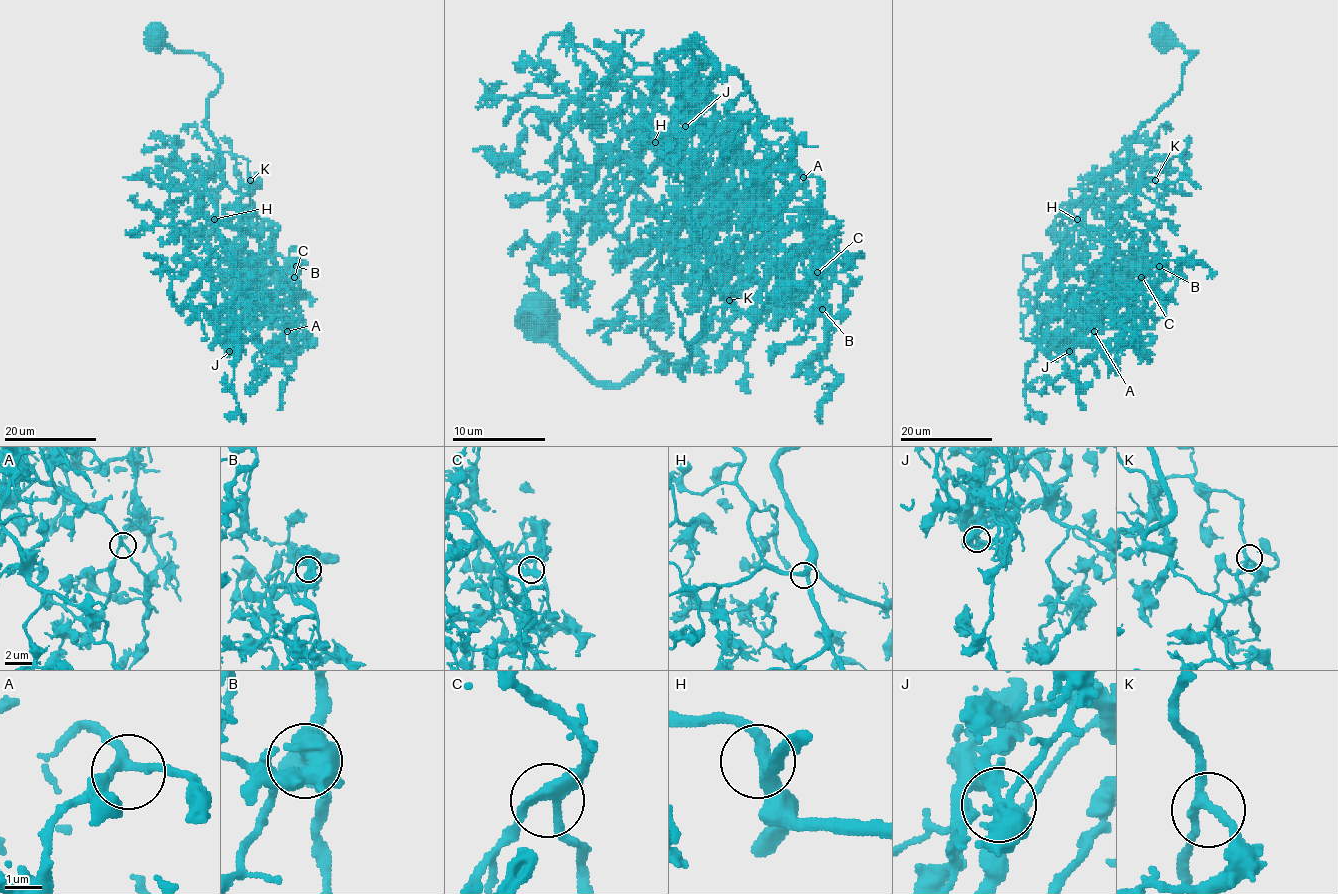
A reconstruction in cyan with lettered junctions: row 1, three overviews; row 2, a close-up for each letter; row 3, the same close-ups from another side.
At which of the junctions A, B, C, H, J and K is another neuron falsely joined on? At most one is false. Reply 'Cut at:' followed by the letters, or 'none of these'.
Cut at: J

